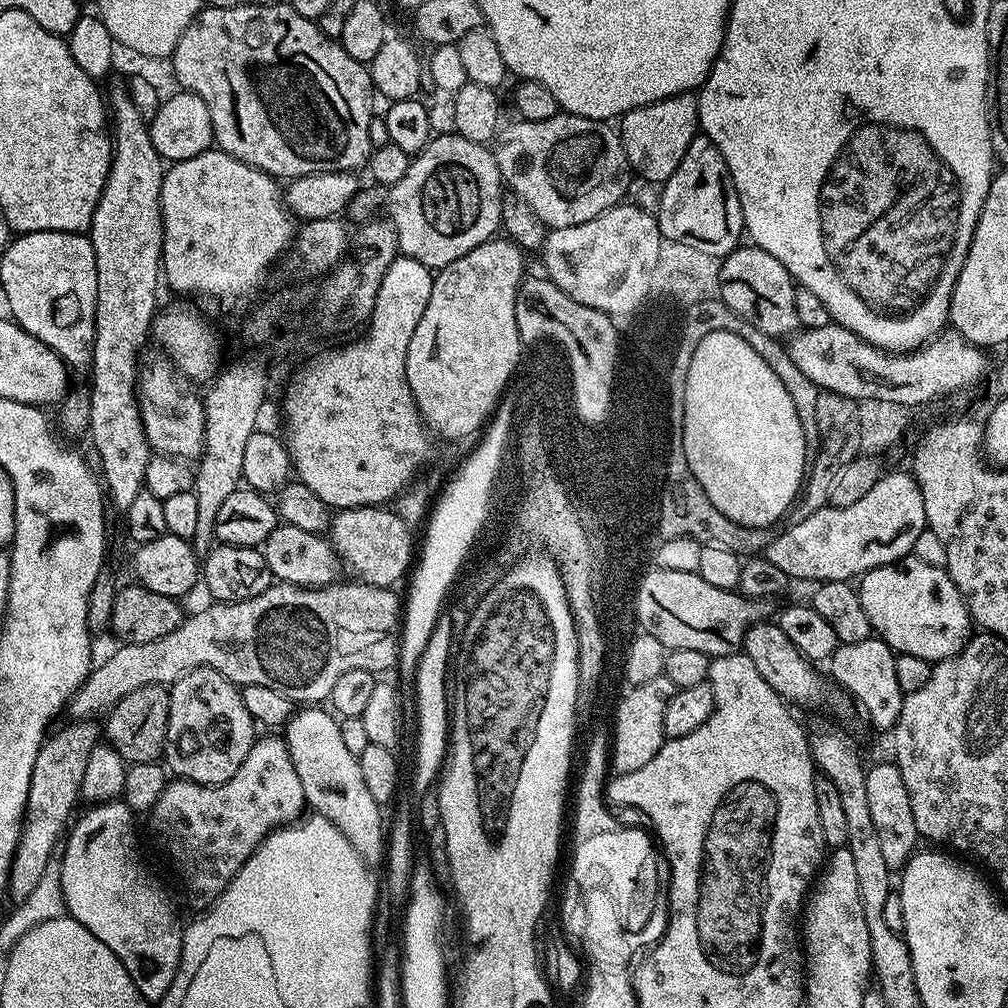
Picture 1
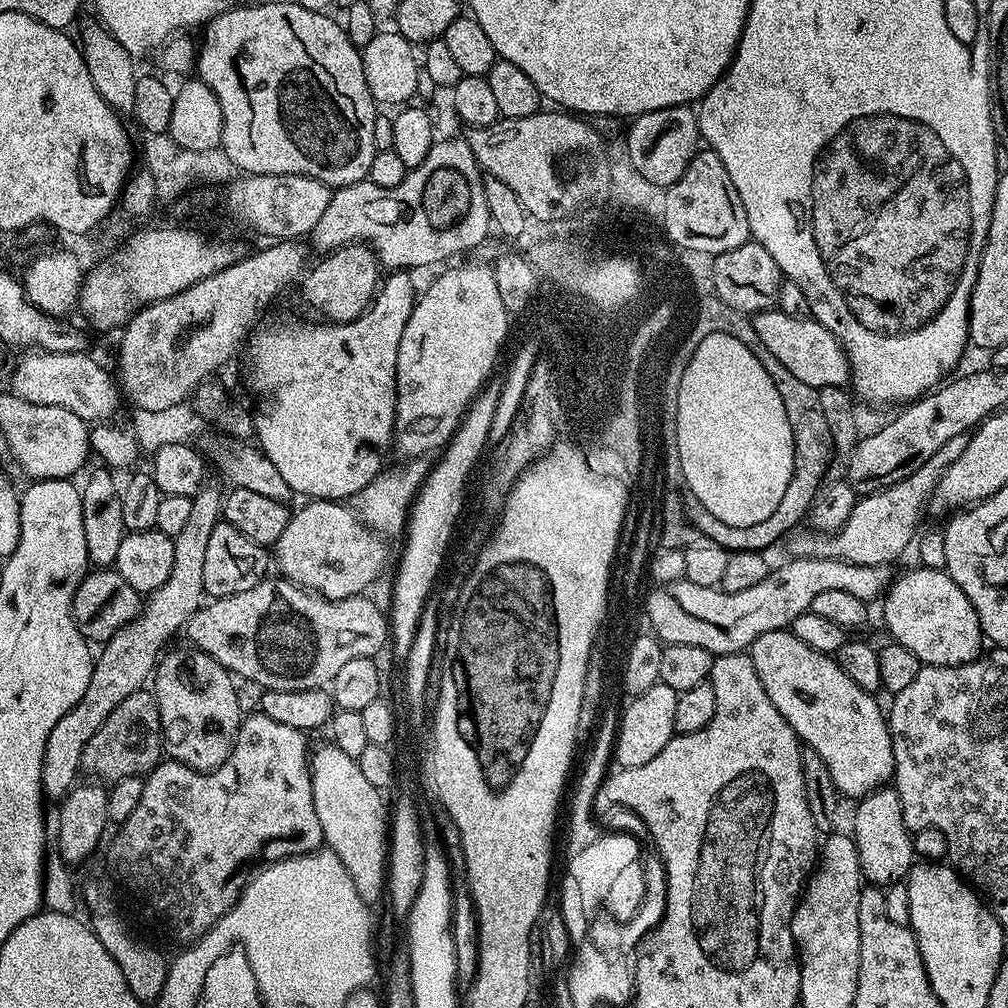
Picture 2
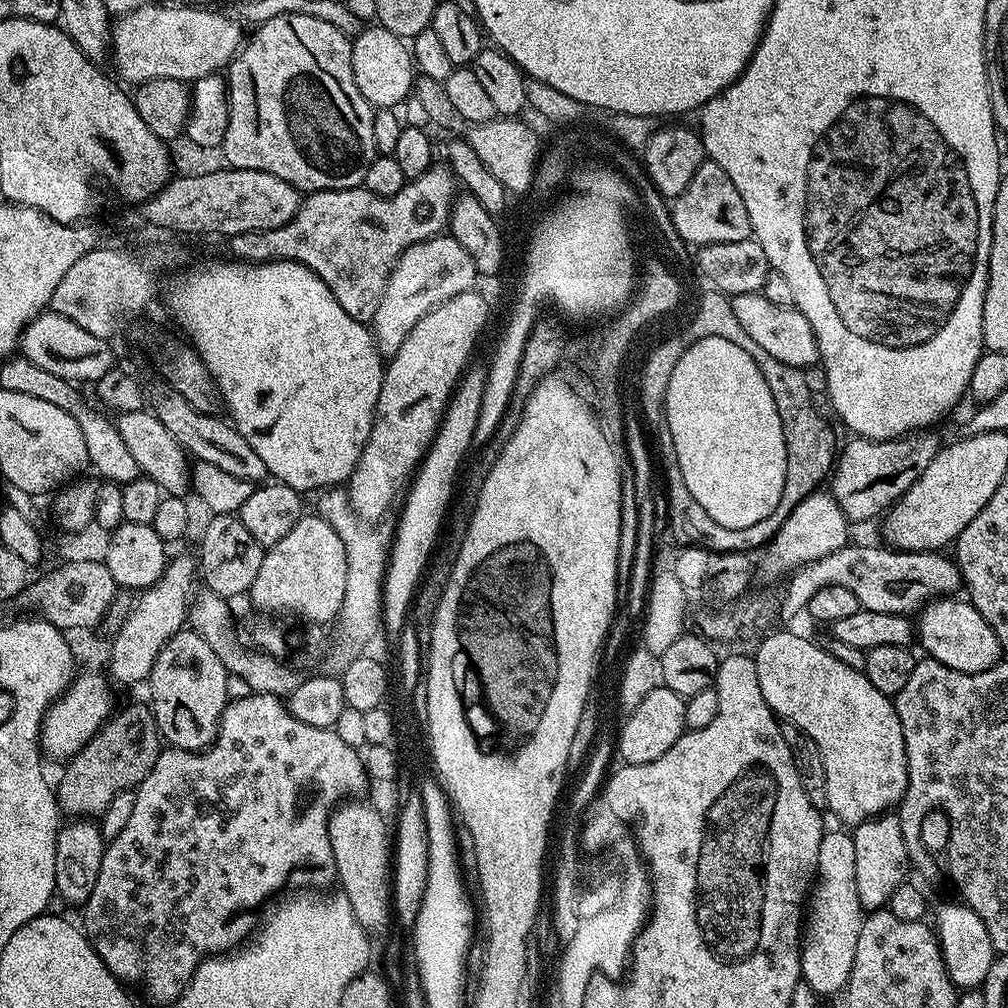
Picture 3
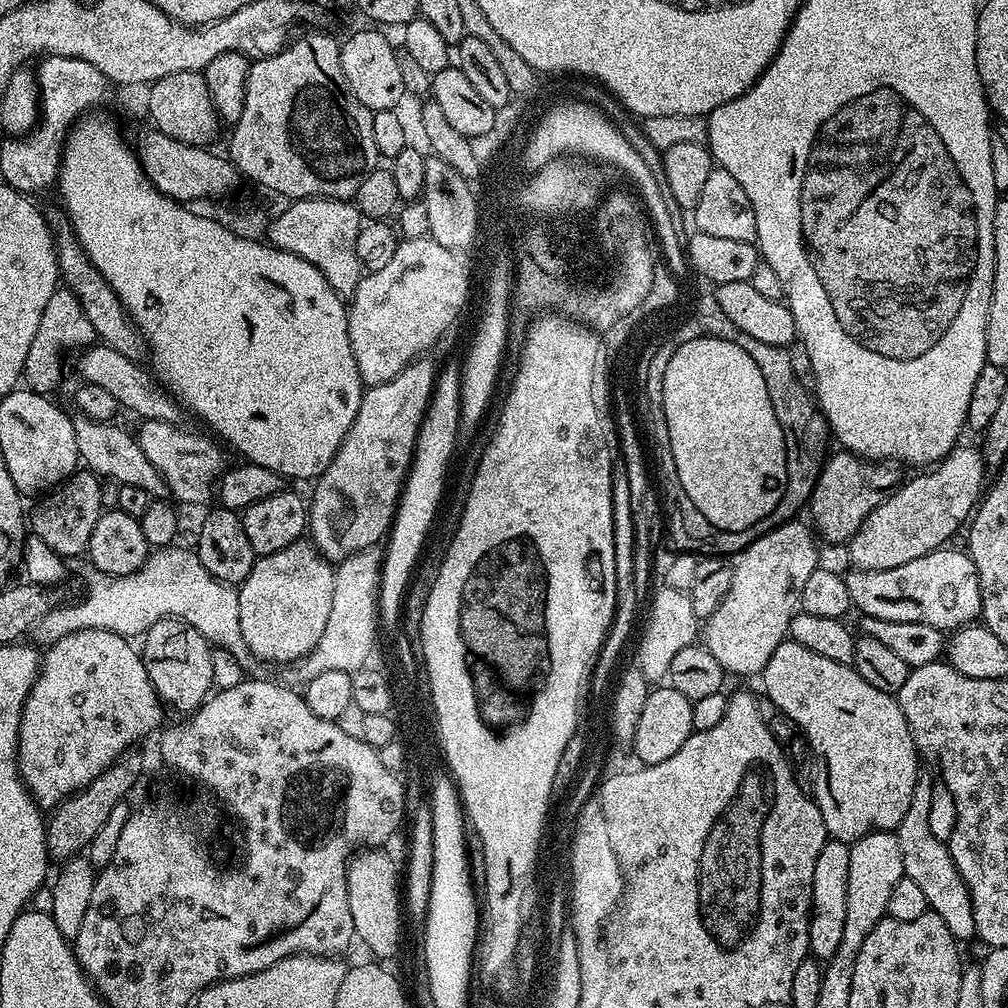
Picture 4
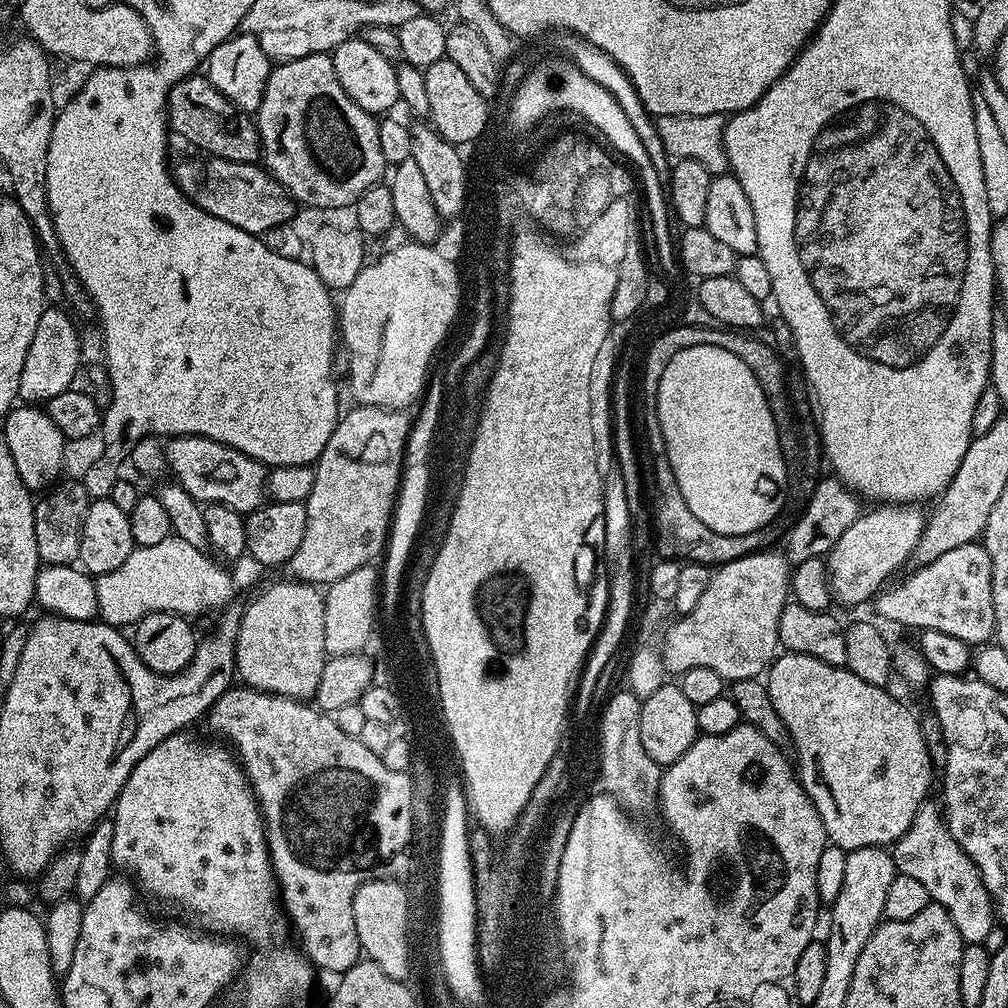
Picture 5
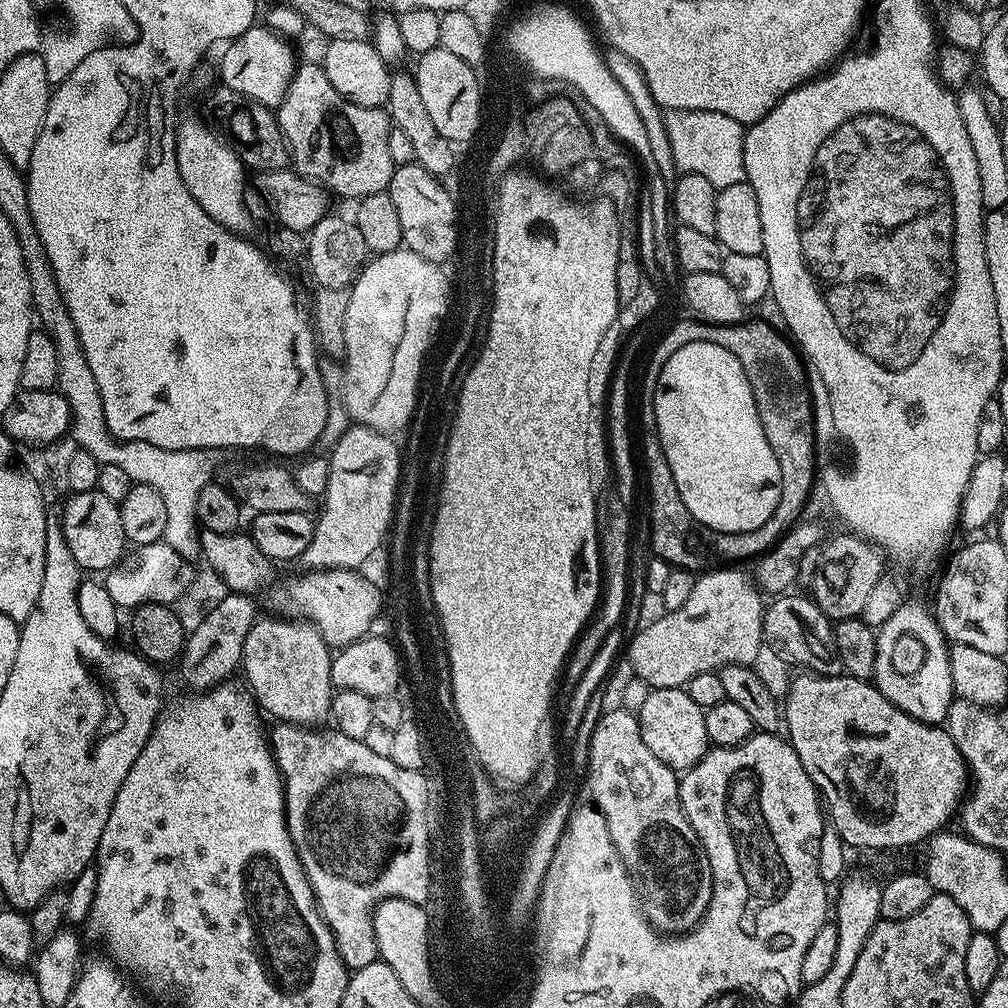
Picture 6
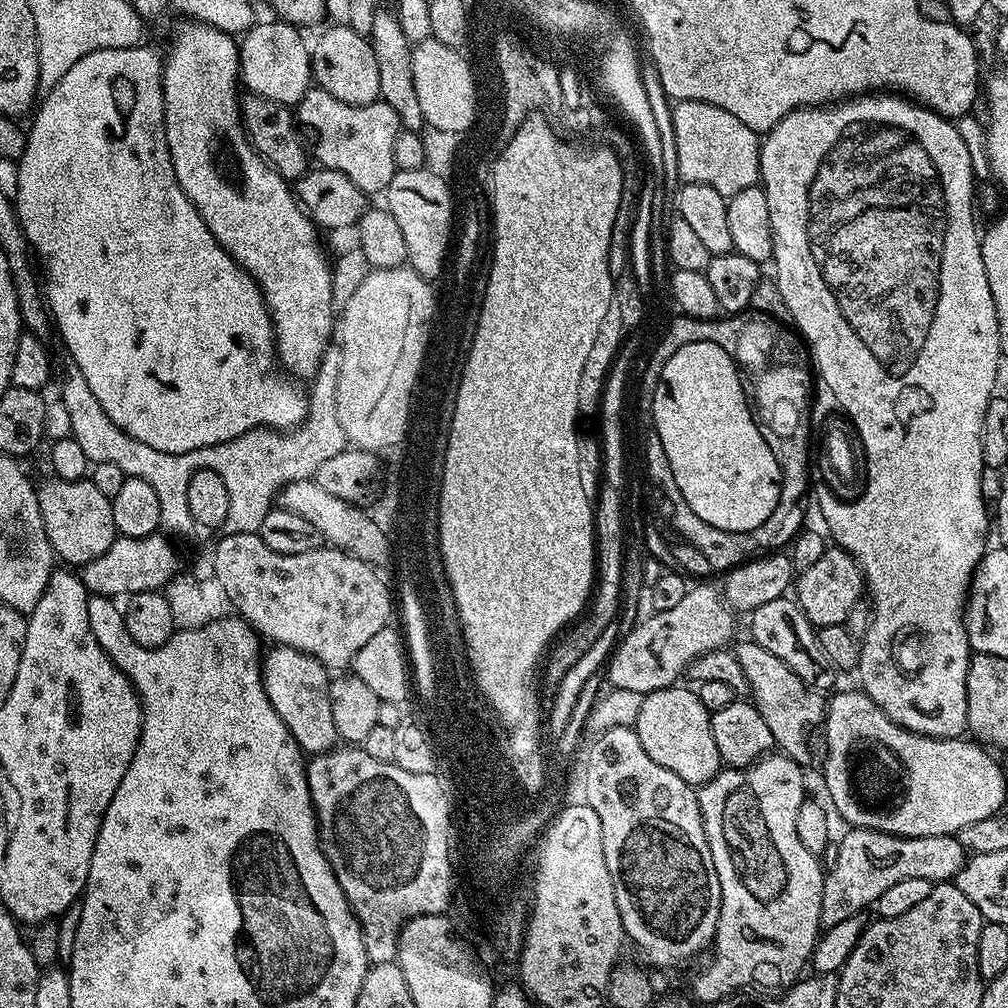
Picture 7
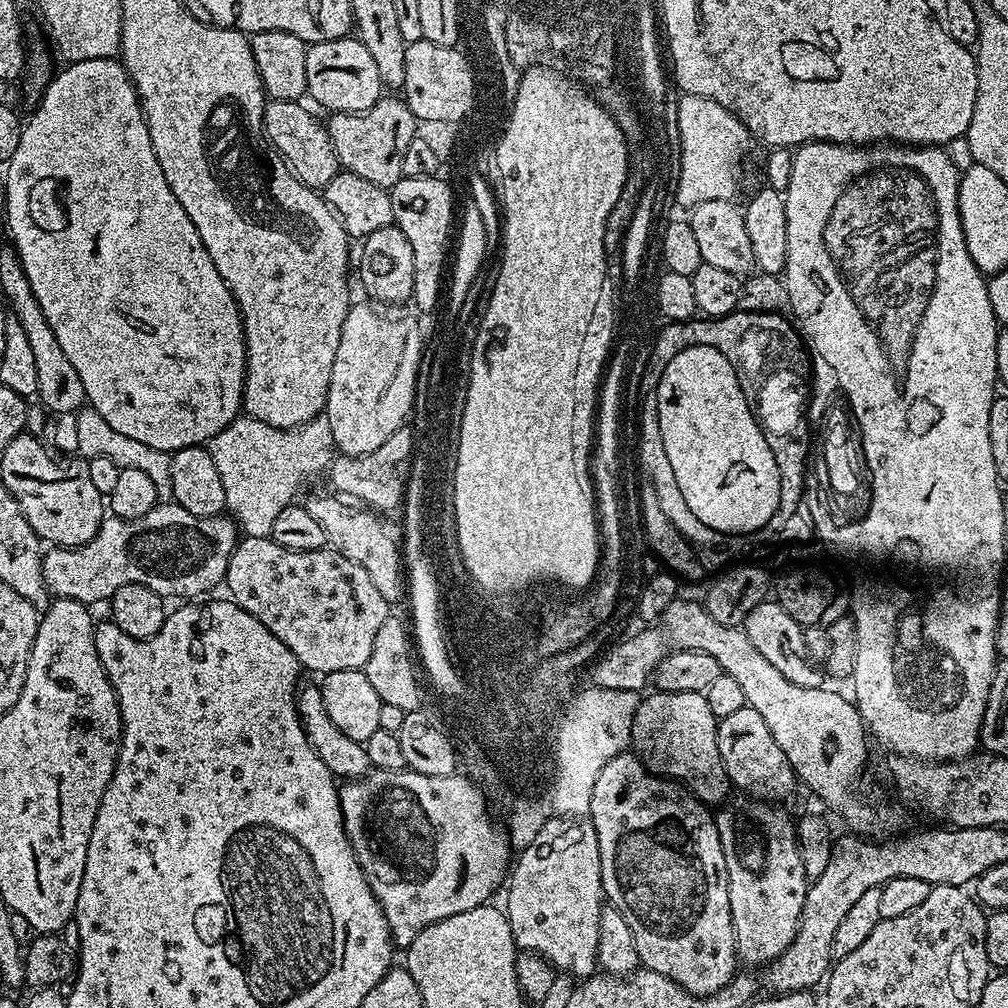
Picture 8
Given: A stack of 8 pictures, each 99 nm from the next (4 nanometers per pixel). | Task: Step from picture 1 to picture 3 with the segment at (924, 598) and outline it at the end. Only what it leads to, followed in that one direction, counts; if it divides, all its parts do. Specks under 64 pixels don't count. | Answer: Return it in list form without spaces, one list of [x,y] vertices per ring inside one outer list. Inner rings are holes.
[[[937,598],[928,601],[919,609],[920,624],[918,620],[918,644],[925,648],[931,659],[950,666],[950,670],[959,672],[981,672],[990,670],[995,664],[1001,663],[1002,653],[1000,643],[990,630],[986,618],[978,614],[978,610],[967,599]]]

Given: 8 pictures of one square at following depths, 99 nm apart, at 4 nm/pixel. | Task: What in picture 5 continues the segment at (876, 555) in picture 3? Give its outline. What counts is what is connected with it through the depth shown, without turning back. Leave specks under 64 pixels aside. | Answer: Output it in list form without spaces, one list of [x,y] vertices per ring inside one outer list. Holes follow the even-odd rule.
[[[973,542],[966,546],[958,546],[958,550],[949,550],[948,553],[942,554],[942,558],[934,558],[934,562],[909,573],[901,584],[893,583],[875,597],[876,612],[882,619],[889,620],[892,624],[901,624],[904,628],[942,630],[942,634],[962,638],[962,642],[970,646],[987,645],[995,637],[992,563],[990,554],[986,554],[983,543]]]

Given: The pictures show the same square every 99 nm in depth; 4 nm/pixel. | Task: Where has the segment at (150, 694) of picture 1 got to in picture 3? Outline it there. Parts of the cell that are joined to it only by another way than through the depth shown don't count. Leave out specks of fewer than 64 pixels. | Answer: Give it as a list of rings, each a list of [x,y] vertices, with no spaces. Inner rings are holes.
[[[128,704],[109,717],[90,742],[63,765],[60,785],[55,785],[56,803],[68,818],[100,818],[118,794],[135,790],[158,762],[162,750],[160,728],[151,707]]]

